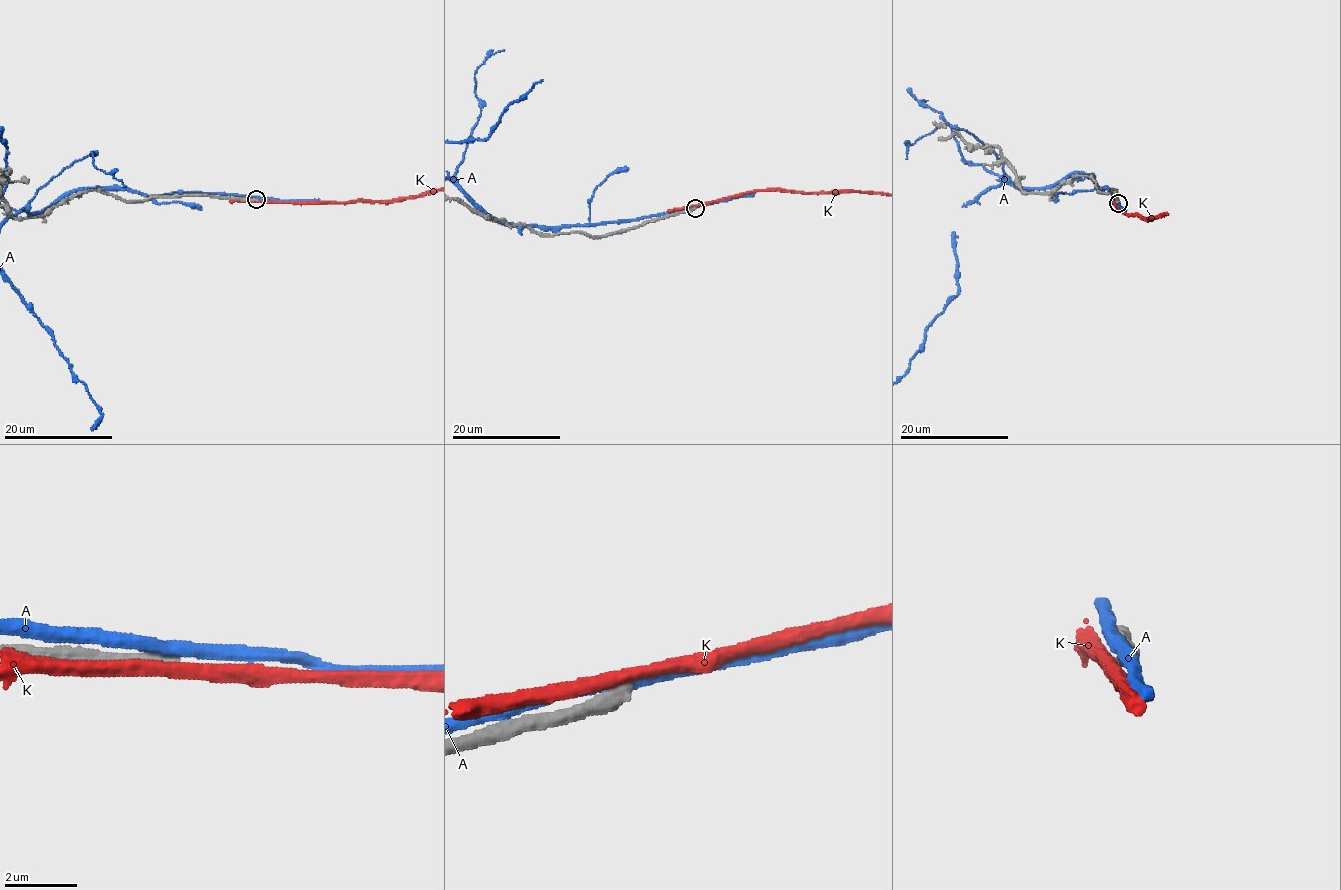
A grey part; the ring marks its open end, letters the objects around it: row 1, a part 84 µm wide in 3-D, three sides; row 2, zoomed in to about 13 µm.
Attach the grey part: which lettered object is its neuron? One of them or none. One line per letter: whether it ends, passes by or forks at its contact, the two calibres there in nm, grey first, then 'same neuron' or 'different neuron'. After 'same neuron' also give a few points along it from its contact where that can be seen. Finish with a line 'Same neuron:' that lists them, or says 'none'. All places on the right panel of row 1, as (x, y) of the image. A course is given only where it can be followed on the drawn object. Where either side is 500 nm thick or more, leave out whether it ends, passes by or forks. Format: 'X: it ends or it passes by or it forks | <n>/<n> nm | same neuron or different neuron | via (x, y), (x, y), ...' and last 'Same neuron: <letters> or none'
A: 550/360 nm | different neuron
K: 500/380 nm | different neuron
Same neuron: none

